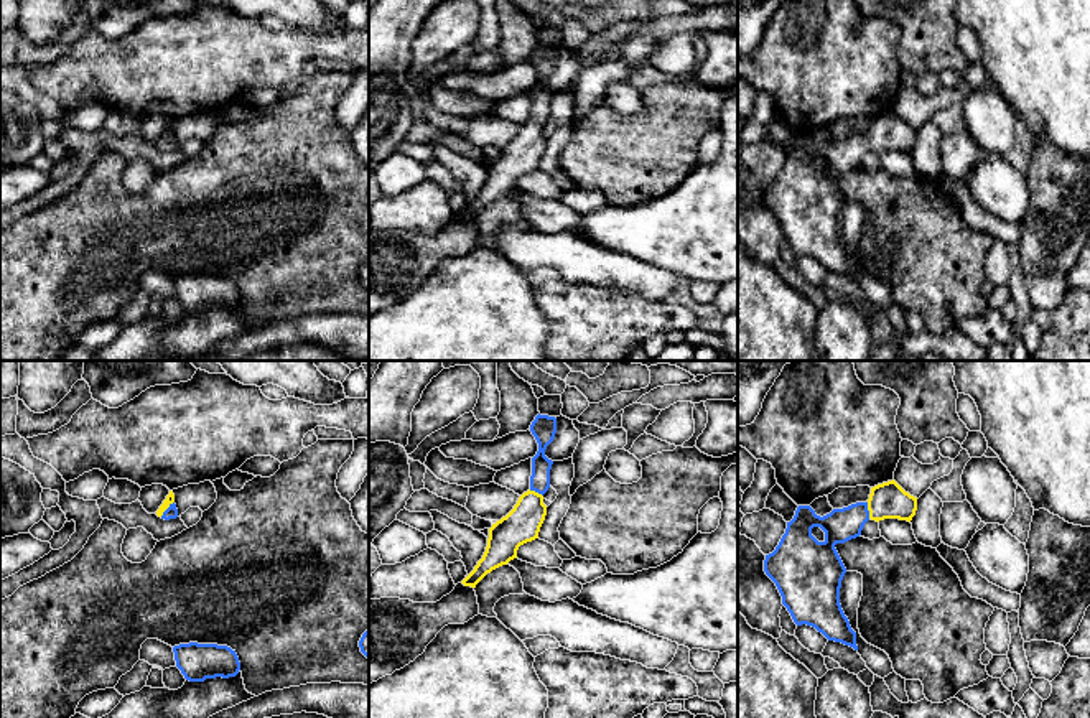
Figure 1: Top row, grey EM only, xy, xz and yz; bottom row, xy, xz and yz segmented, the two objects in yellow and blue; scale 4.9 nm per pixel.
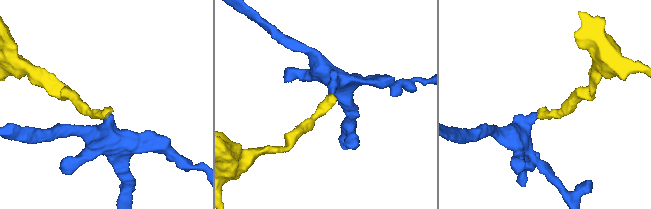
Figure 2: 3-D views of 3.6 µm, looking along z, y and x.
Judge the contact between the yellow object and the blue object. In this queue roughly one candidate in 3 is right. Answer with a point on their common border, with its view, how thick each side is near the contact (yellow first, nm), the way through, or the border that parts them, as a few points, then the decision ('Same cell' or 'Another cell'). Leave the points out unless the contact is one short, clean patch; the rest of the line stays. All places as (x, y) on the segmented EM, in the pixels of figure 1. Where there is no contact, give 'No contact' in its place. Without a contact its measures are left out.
Touches yellow at xy (167, 508). Thickness 50 nm (yellow) against 60 nm. Path across: xy (170, 498), (167, 508), (172, 512). Same cell

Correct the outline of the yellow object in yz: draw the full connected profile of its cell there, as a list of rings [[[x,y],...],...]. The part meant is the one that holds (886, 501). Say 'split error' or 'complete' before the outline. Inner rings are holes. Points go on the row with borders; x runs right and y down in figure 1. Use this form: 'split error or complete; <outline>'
split error; [[[894,479],[871,487],[866,502],[833,509],[823,517],[810,506],[799,506],[779,545],[764,560],[764,571],[776,583],[794,622],[812,626],[828,641],[858,650],[856,632],[840,604],[846,568],[835,545],[859,537],[869,519],[911,522],[915,511],[917,497]]]

